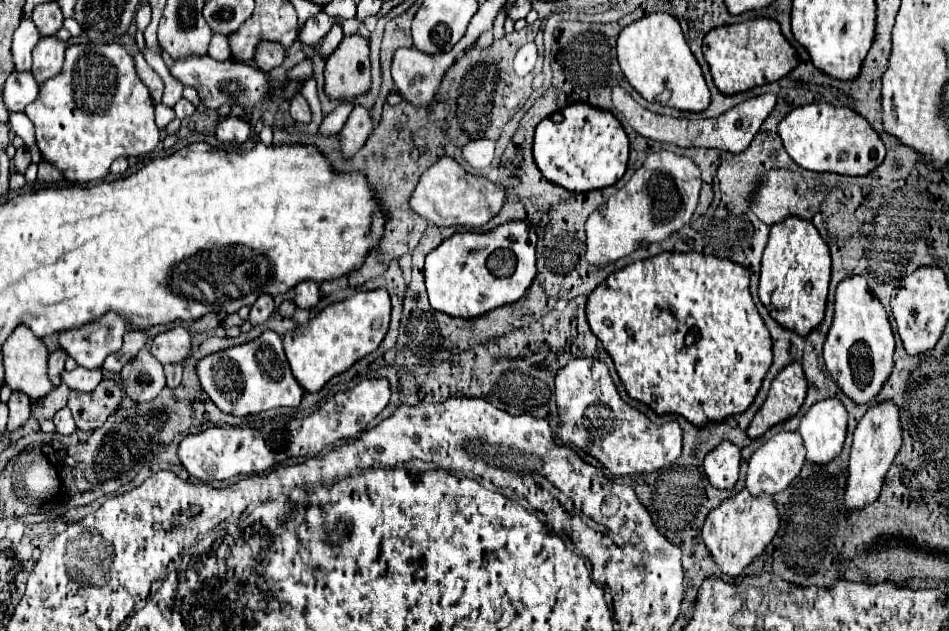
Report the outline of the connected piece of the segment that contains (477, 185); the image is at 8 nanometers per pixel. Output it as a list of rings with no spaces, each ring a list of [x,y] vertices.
[[[442,157],[420,177],[420,183],[410,199],[410,205],[420,217],[426,217],[438,227],[448,225],[482,227],[500,213],[506,199],[504,195],[506,195],[504,185],[492,183],[482,175],[470,175],[452,157]]]

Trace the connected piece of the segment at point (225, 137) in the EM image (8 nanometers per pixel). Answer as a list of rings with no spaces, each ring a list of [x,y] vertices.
[[[226,117],[218,123],[216,127],[216,137],[222,143],[236,141],[236,143],[246,143],[250,137],[250,125],[242,117]]]

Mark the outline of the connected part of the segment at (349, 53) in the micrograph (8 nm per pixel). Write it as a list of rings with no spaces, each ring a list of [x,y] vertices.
[[[344,35],[338,49],[326,61],[324,91],[330,99],[348,99],[370,89],[368,39]]]

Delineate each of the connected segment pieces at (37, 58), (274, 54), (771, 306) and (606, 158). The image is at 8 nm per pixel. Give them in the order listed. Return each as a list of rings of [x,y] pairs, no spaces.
[[[56,35],[42,37],[38,41],[38,45],[32,51],[34,57],[32,73],[38,79],[38,83],[44,83],[46,79],[54,77],[62,69],[64,51],[66,51],[66,43],[60,41]]]
[[[264,41],[260,47],[258,47],[258,51],[256,51],[256,65],[260,67],[260,71],[264,71],[264,73],[268,73],[268,71],[272,71],[274,67],[280,67],[282,65],[282,61],[284,61],[284,57],[286,57],[286,51],[280,47],[280,45],[276,45],[276,43],[268,43],[268,41]]]
[[[788,217],[770,227],[770,239],[762,257],[760,301],[772,319],[782,327],[806,337],[826,313],[826,297],[830,283],[830,251],[816,227],[808,221]]]
[[[572,103],[562,109],[564,121],[540,121],[534,137],[534,159],[546,179],[568,189],[586,193],[614,185],[626,171],[628,163],[628,137],[620,121],[604,109],[590,103]]]

